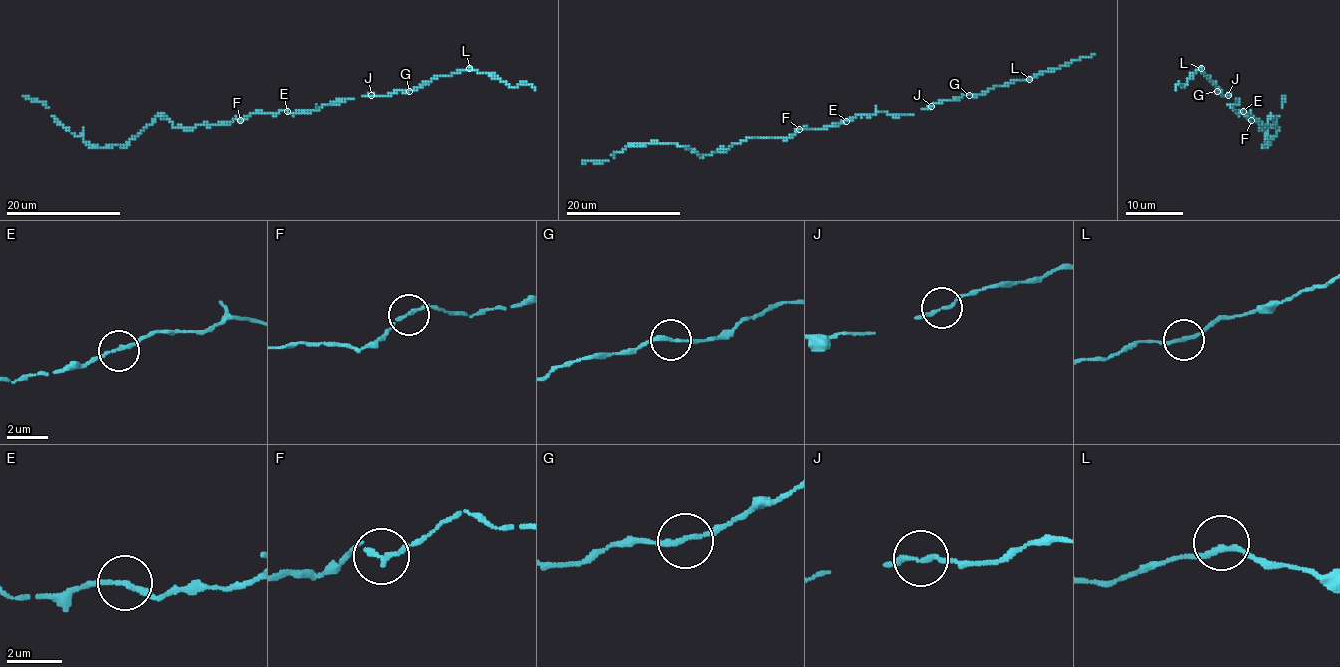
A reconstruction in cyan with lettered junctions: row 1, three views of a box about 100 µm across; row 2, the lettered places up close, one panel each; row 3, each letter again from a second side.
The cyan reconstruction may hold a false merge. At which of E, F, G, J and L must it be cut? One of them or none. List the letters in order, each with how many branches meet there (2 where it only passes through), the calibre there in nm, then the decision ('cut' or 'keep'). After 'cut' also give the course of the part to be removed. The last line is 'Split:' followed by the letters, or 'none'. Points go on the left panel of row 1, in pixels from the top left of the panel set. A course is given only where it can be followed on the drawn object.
E: branches 2; calibre 170 nm; keep
F: branches 2; calibre 170 nm; keep
G: branches 2; calibre 180 nm; keep
J: branches 2; calibre 170 nm; keep
L: branches 2; calibre 190 nm; keep
Split: none

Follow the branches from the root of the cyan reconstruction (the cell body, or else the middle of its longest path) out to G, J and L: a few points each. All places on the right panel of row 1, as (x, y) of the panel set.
G: (1248, 114), (1245, 111), (1238, 114), (1234, 110), (1235, 98), (1217, 91)
J: (1248, 114), (1245, 111), (1238, 114), (1234, 110), (1235, 98), (1228, 95)
L: (1248, 114), (1245, 111), (1238, 114), (1234, 110), (1235, 98), (1217, 91), (1201, 68)

